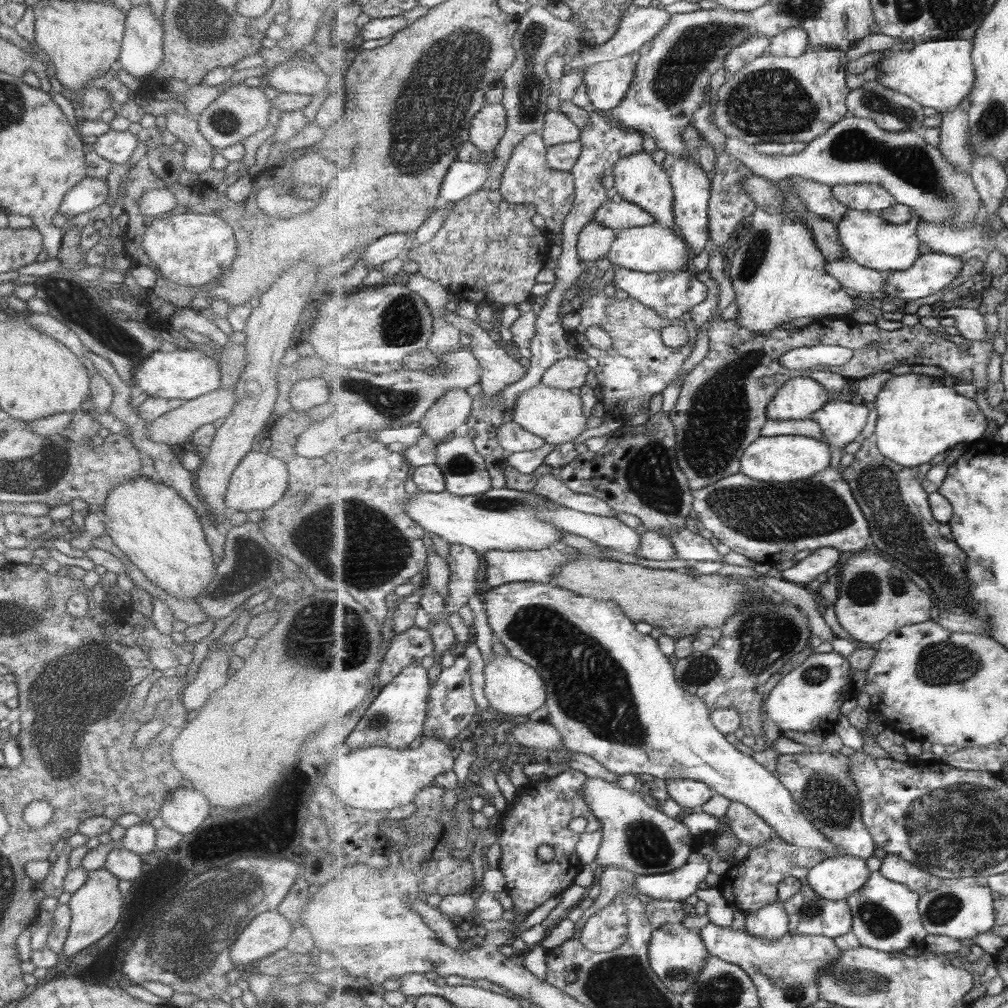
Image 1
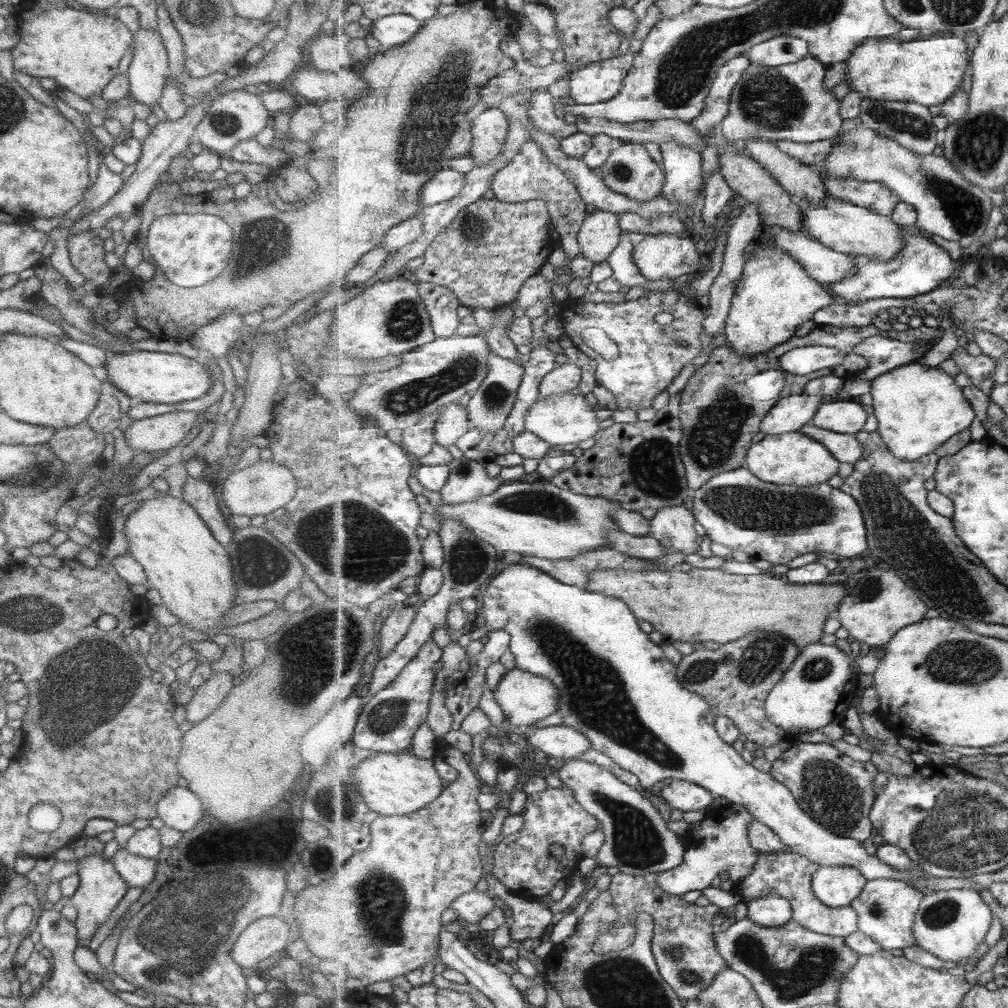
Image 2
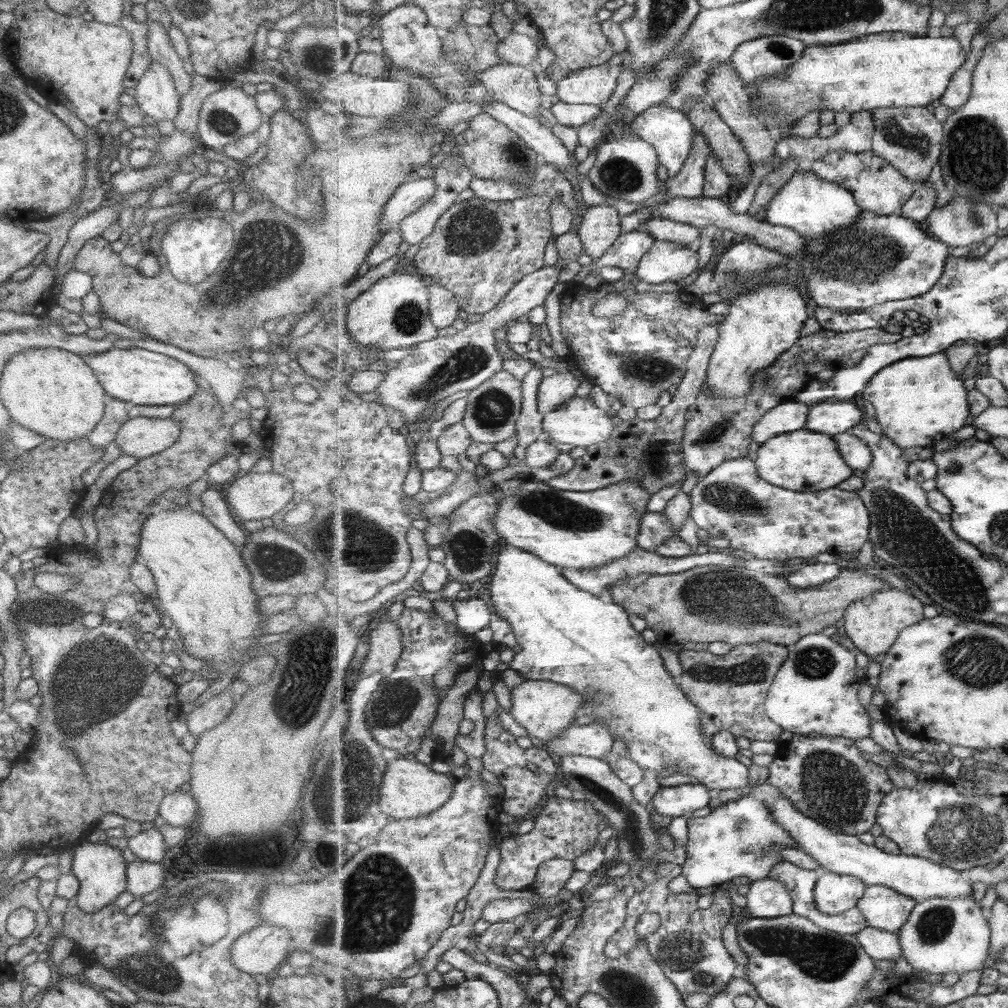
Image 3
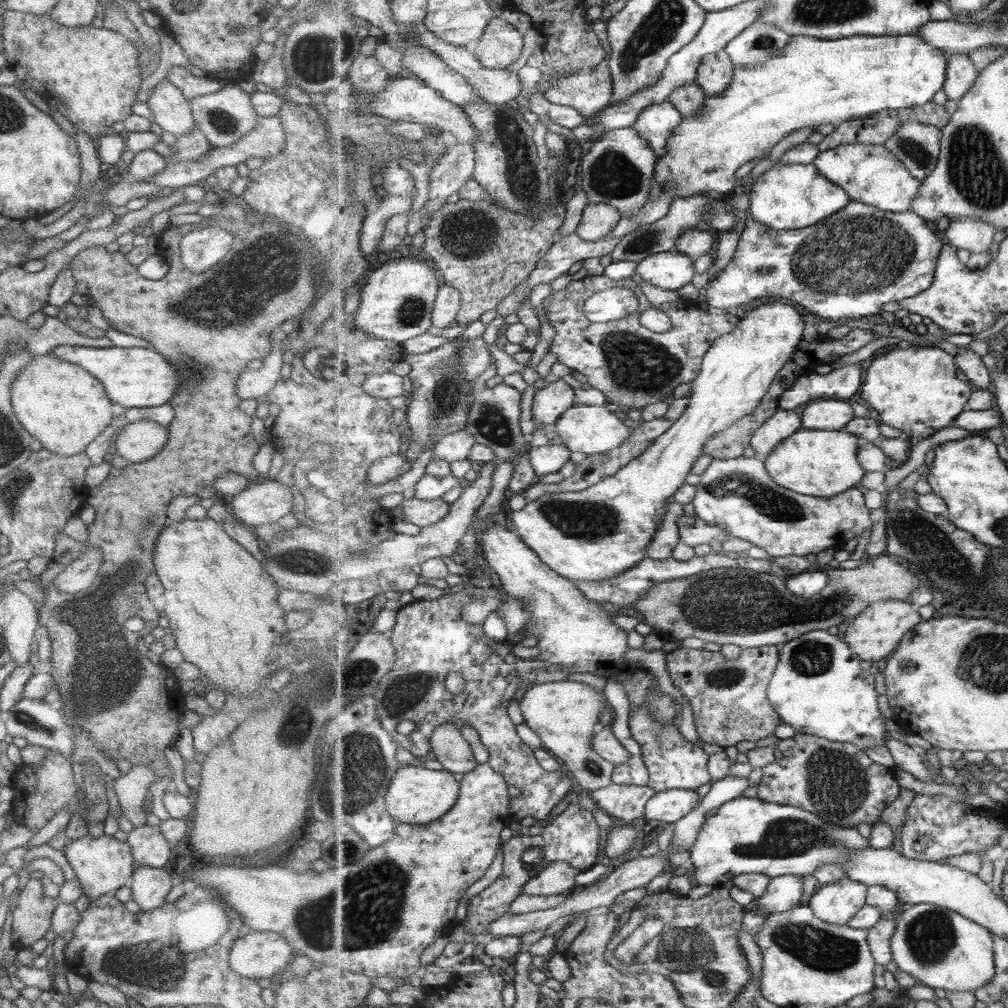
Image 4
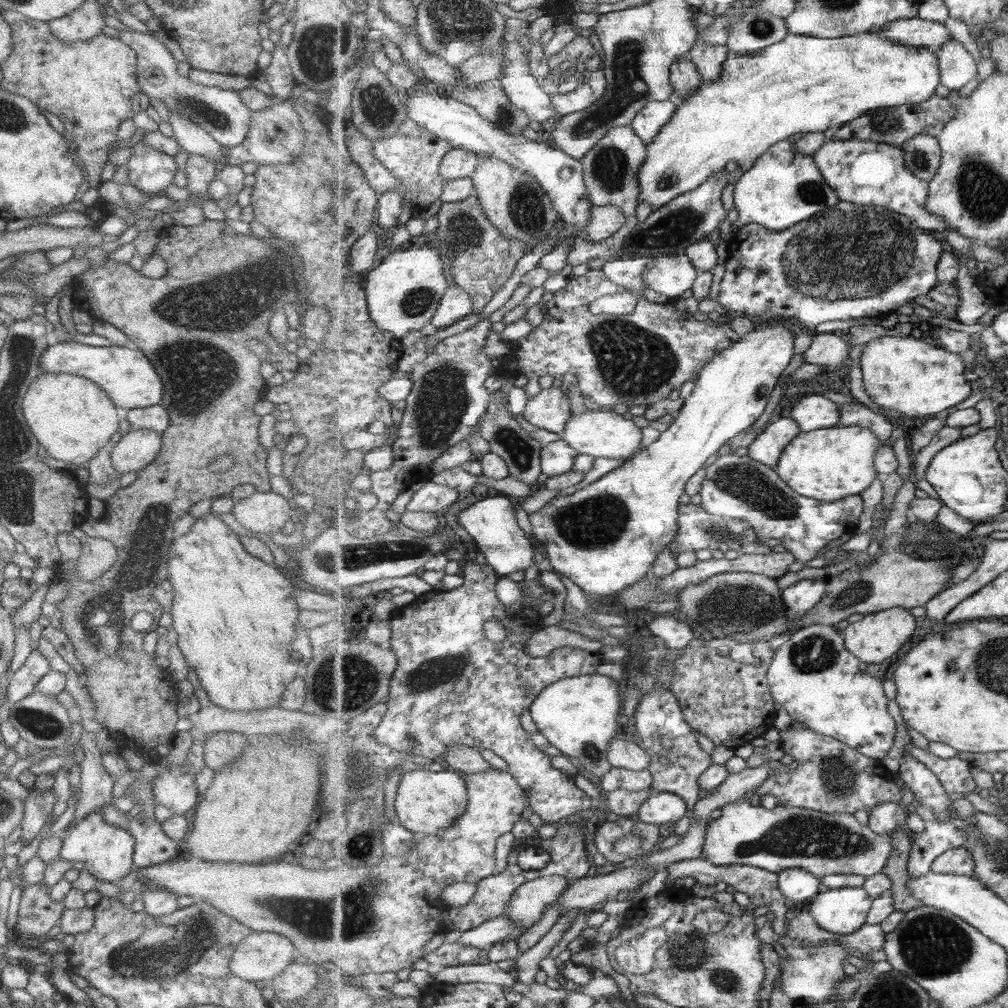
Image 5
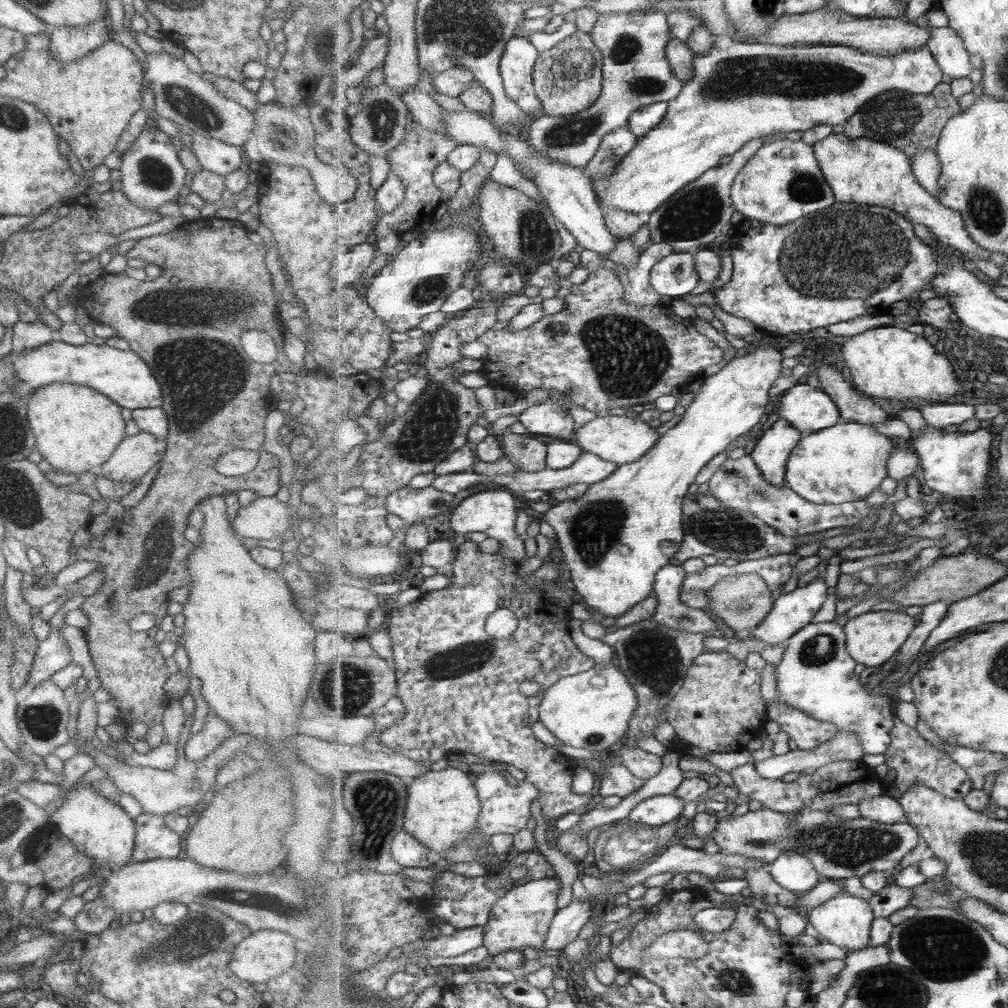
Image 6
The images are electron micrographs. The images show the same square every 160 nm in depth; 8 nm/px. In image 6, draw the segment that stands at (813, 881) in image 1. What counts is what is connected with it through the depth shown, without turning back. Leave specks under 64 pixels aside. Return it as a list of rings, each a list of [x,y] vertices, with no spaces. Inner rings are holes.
[[[844,891],[825,904],[809,910],[807,918],[811,930],[824,942],[828,941],[843,948],[848,954],[871,947],[871,926],[874,925],[876,918],[870,901],[866,899],[849,895]]]

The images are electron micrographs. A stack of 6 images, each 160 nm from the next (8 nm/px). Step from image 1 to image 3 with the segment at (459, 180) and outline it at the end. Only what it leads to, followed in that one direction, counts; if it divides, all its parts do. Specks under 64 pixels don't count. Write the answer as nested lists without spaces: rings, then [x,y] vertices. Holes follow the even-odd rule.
[[[434,177],[414,178],[404,182],[396,190],[383,211],[383,220],[379,224],[380,237],[390,230],[399,229],[401,222],[415,214],[437,192]]]

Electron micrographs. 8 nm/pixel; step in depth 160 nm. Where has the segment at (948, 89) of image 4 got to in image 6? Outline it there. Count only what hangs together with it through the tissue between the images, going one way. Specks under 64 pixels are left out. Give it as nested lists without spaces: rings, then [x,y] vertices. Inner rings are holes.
[[[948,24],[946,27],[930,27],[930,33],[926,47],[934,54],[943,74],[952,79],[967,78],[974,70],[971,53],[958,31]]]

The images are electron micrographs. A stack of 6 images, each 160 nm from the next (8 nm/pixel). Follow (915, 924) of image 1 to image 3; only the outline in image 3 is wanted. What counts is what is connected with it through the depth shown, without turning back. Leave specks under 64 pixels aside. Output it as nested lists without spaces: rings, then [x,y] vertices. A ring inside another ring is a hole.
[[[875,884],[868,886],[864,898],[859,902],[869,927],[883,932],[899,934],[917,906],[917,900],[903,896],[899,891]]]

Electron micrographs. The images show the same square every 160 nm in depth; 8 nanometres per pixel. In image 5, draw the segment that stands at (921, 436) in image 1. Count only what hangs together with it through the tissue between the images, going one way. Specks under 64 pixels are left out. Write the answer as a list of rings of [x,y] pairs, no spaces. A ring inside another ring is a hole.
[[[916,332],[907,336],[883,336],[871,339],[862,350],[860,368],[863,374],[865,392],[877,405],[898,411],[899,416],[911,419],[930,417],[930,420],[955,404],[967,400],[971,392],[971,376],[968,373],[964,358],[957,353],[945,350],[939,346],[923,342]]]

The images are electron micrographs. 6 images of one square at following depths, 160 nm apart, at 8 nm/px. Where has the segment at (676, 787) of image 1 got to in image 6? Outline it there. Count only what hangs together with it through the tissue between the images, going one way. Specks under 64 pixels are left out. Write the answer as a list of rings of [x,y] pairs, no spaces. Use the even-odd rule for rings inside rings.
[[[674,794],[646,798],[630,812],[627,820],[647,826],[663,826],[679,818],[685,804],[686,801]]]

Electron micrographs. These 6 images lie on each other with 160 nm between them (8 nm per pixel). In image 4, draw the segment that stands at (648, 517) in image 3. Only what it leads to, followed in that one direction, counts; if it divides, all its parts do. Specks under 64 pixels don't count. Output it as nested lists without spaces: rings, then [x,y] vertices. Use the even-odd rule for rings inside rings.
[[[672,501],[668,508],[668,515],[664,518],[662,526],[647,550],[648,556],[657,561],[665,561],[673,557],[673,550],[681,542],[679,536],[679,525],[677,521],[685,514],[683,504]]]

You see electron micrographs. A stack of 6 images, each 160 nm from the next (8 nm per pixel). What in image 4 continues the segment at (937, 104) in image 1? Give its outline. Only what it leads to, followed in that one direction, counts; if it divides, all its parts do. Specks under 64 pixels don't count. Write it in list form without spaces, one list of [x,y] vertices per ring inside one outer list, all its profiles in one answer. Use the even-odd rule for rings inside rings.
[[[797,35],[792,36],[791,40],[781,49],[773,58],[767,59],[765,62],[753,63],[750,65],[736,65],[735,78],[731,82],[731,86],[727,88],[727,92],[723,92],[716,97],[708,97],[704,109],[700,115],[694,117],[685,117],[683,122],[673,131],[667,143],[667,152],[658,159],[654,172],[654,182],[658,182],[662,186],[664,192],[674,192],[674,194],[682,194],[683,197],[692,197],[699,192],[708,192],[711,195],[729,194],[733,188],[735,180],[735,172],[747,164],[753,162],[755,158],[769,158],[771,150],[775,144],[779,144],[787,134],[801,130],[801,128],[809,128],[809,126],[823,126],[823,124],[832,124],[839,126],[844,122],[863,118],[865,116],[873,116],[882,110],[899,110],[910,109],[917,106],[926,105],[935,98],[935,94],[939,90],[944,90],[947,80],[947,68],[949,55],[937,48],[927,44],[919,35],[901,35],[901,36],[882,36],[867,37],[853,36],[840,39],[820,39],[810,36]]]

